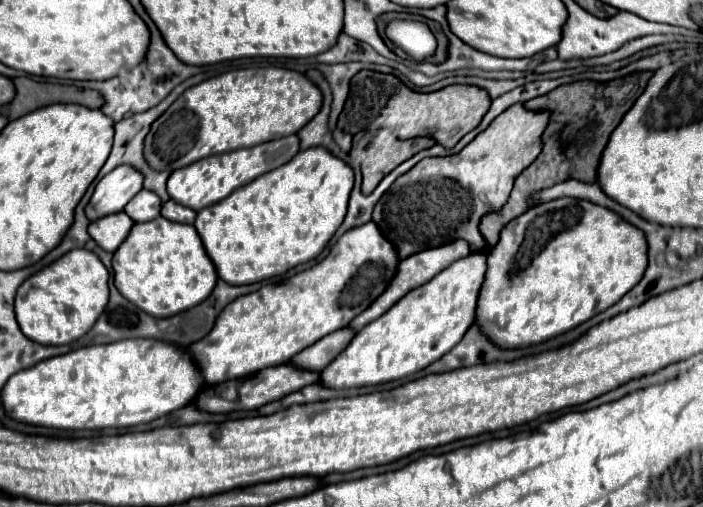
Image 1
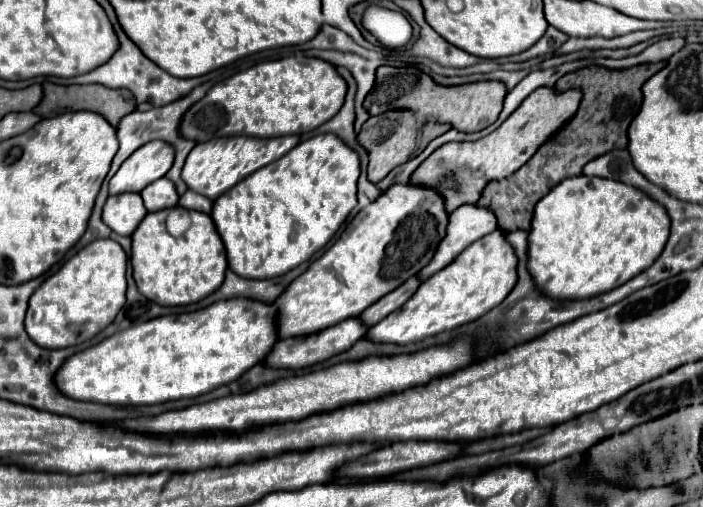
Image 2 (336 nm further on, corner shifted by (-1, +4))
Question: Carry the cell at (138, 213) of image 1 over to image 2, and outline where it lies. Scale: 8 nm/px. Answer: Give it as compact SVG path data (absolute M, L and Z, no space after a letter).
M159 178L155 180L155 184L149 184L147 188L141 190L145 208L149 212L157 212L157 210L165 210L165 208L173 208L179 202L177 190L171 184L171 180L167 178Z

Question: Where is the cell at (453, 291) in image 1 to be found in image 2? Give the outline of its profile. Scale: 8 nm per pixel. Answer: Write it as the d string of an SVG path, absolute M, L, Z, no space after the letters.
M497 228L495 232L473 242L449 266L427 278L415 296L407 300L403 306L405 310L399 308L383 322L375 324L375 328L369 328L367 338L373 342L409 344L477 320L507 298L517 282L515 264L515 250L507 244L507 234Z

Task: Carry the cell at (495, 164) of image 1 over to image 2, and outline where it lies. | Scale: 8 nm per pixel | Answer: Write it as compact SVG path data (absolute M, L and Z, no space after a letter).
M543 86L531 92L523 104L489 136L477 142L449 142L437 148L423 162L423 166L417 168L417 172L411 176L411 182L435 188L445 198L447 212L453 212L463 204L475 204L487 182L507 178L517 172L539 150L541 144L545 144L575 116L579 104L581 92L577 88L557 92L555 88Z

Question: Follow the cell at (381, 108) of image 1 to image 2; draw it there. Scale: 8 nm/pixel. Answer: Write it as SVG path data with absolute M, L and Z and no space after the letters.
M381 66L377 70L377 80L373 90L365 98L365 110L371 116L383 114L387 110L413 110L447 122L461 132L477 132L491 126L501 112L507 88L503 82L473 82L463 86L441 86L431 80L425 72L405 72L405 68Z

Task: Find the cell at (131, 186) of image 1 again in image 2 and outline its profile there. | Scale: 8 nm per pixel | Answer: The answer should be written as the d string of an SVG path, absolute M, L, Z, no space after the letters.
M153 140L133 152L109 182L109 194L141 192L147 184L163 178L175 160L175 148L163 140Z

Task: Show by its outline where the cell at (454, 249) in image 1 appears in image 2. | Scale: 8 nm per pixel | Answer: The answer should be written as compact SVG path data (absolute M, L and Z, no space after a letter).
M465 204L463 208L457 208L449 216L447 236L441 240L433 260L417 276L425 282L429 276L451 264L469 244L483 238L495 228L497 220L489 208L479 208L475 204Z

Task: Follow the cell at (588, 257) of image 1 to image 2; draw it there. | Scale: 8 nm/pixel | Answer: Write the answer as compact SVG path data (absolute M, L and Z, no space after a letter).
M573 176L557 184L535 206L529 232L529 272L535 284L553 298L587 298L609 292L645 268L649 268L661 254L669 238L671 220L667 210L649 198L643 190L599 176Z

